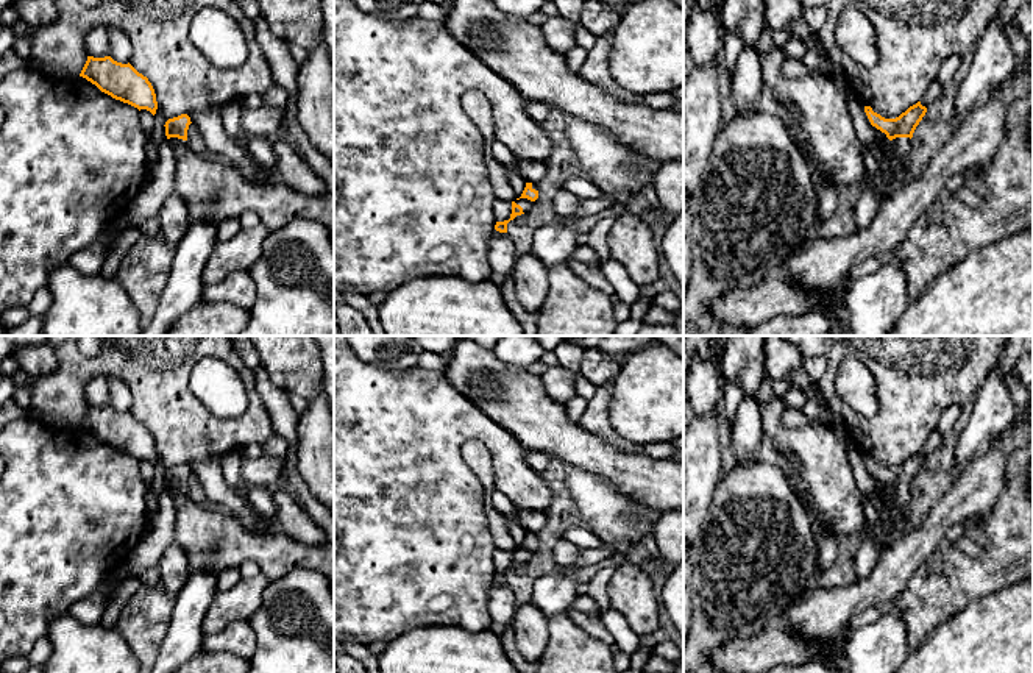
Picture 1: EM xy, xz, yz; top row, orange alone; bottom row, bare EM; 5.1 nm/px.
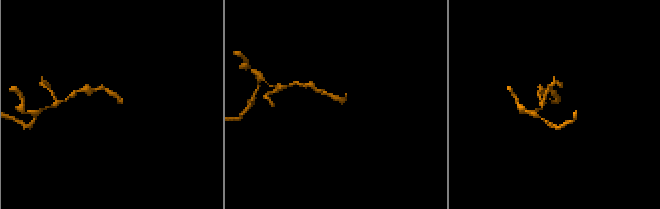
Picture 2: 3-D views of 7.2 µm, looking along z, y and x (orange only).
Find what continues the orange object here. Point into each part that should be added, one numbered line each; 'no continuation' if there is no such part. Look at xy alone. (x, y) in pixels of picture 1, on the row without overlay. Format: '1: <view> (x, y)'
1: xy (206, 536)

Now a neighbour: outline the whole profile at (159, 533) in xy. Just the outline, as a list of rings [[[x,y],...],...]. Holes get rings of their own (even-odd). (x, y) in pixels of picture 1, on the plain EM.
[[[165,489],[158,500],[156,514],[148,517],[144,537],[126,557],[128,576],[139,578],[144,570],[158,565],[164,550],[173,542],[175,522],[175,503]]]

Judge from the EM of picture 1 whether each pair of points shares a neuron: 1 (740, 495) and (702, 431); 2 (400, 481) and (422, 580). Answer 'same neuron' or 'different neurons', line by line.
1: different neurons
2: same neuron

